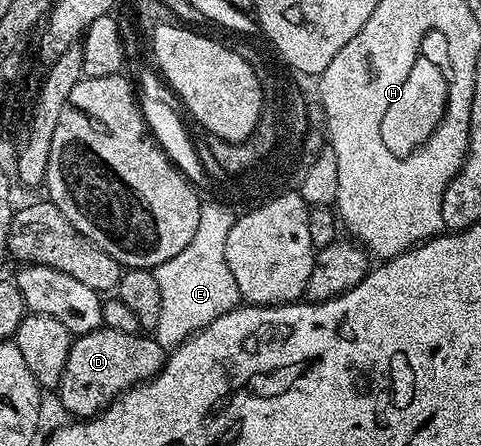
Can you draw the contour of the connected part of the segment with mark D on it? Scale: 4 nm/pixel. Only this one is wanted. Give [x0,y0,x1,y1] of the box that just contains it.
[59,325,166,420]

